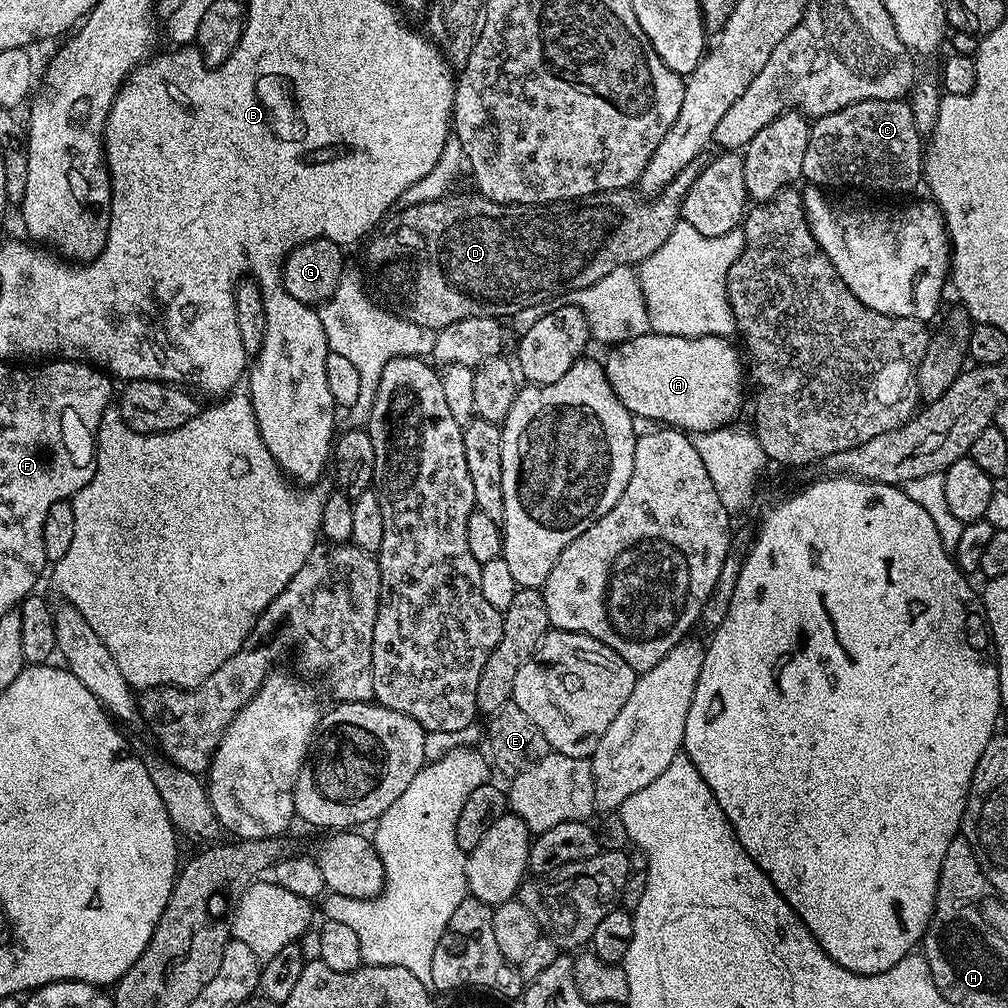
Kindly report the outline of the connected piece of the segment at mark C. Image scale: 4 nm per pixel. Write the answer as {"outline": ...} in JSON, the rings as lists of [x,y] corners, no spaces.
{"outline":[[[907,99],[863,100],[842,110],[834,110],[811,121],[806,142],[806,158],[802,158],[802,176],[809,185],[828,188],[865,188],[868,192],[896,192],[903,184],[921,183],[922,135],[915,128],[914,116]]]}

